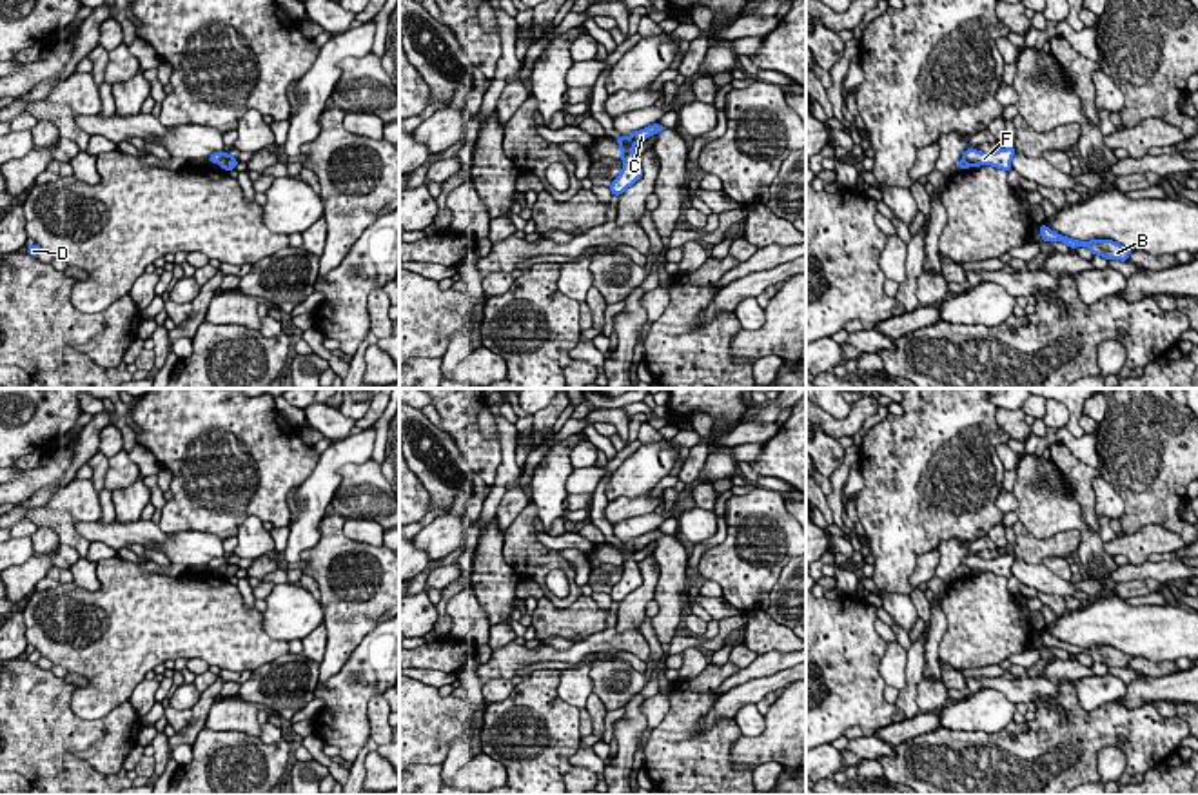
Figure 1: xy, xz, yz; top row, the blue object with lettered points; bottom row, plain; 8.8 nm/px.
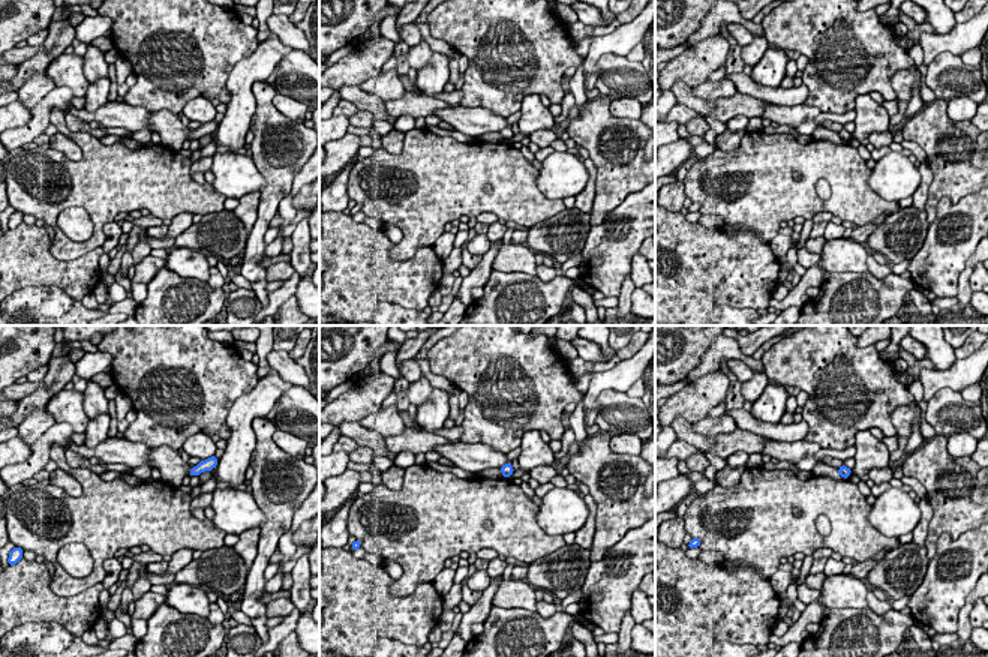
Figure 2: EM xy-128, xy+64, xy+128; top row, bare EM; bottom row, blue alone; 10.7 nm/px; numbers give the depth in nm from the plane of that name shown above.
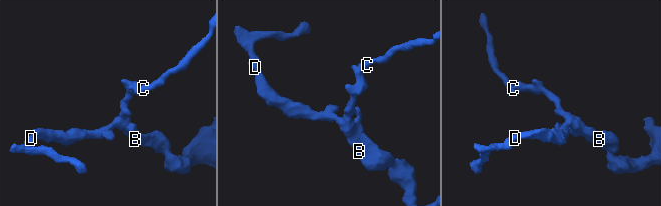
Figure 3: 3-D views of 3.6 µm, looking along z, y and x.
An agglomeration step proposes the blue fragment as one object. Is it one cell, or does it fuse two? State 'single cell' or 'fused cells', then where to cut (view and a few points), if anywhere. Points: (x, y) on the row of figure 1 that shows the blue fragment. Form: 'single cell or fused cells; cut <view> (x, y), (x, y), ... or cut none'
fused cells; cut xz (627, 138), (632, 146)

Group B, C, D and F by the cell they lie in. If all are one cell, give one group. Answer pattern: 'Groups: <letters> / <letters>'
Groups: B D F / C

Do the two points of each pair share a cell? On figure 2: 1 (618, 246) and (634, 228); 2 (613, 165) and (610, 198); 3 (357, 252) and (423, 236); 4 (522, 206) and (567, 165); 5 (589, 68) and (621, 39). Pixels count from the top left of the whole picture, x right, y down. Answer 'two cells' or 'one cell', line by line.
1: one cell
2: one cell
3: two cells
4: two cells
5: one cell

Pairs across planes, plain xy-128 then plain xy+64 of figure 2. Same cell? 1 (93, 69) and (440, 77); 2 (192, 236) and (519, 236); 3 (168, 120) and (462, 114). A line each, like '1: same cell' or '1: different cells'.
1: different cells
2: different cells
3: same cell

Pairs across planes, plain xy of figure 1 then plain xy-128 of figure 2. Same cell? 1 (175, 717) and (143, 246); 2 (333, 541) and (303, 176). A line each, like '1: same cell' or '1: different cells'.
1: different cells
2: different cells

